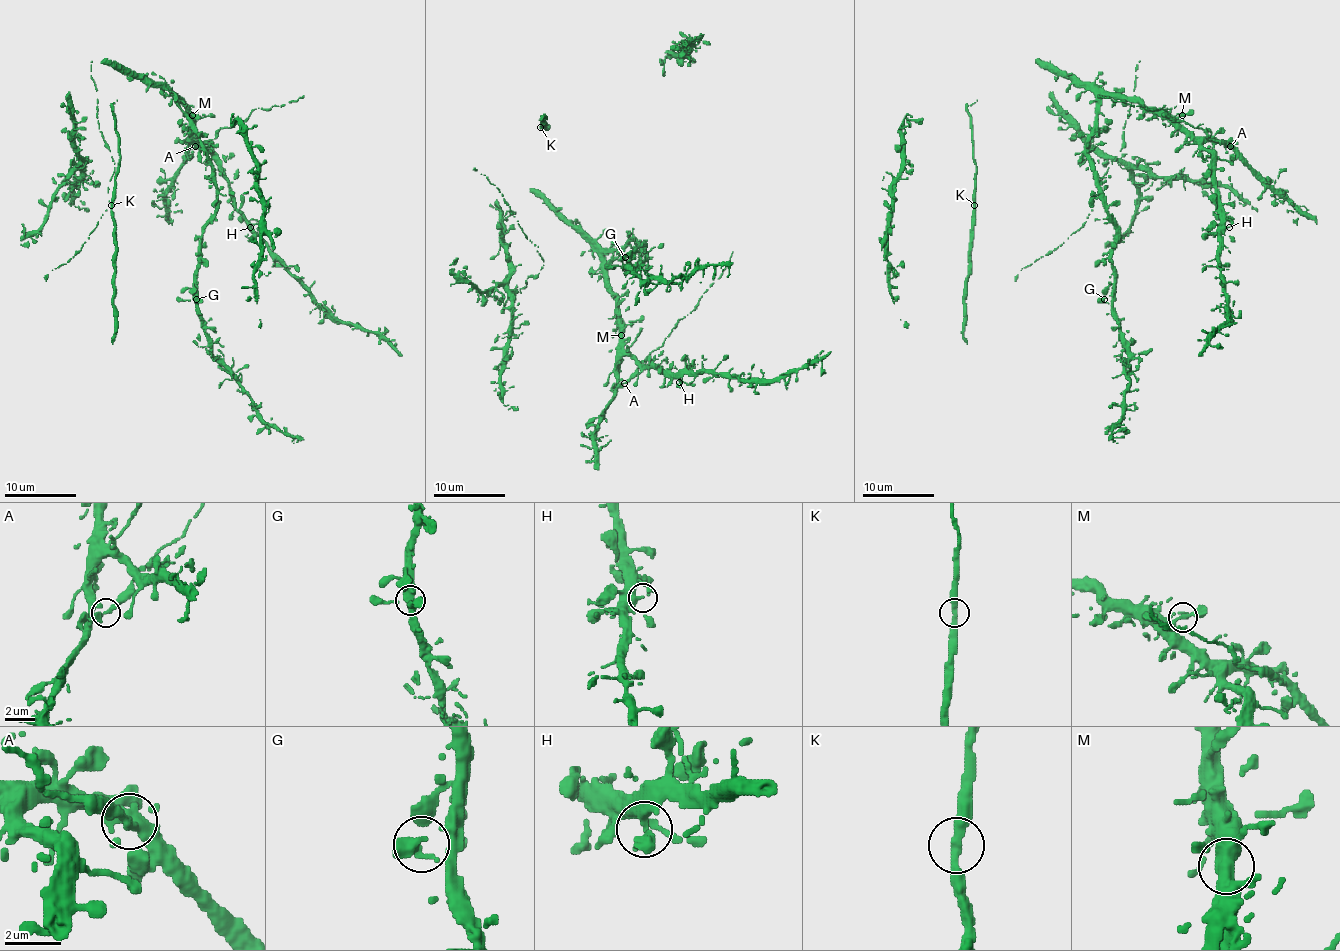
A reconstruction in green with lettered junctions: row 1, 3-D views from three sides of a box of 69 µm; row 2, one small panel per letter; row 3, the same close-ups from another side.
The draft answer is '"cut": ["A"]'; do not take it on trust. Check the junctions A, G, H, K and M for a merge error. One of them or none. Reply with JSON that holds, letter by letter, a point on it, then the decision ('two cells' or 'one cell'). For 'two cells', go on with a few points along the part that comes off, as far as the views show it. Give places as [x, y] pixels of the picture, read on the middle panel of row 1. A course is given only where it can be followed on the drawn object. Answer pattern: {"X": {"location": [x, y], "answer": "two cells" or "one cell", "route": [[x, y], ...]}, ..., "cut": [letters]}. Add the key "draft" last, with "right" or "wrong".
{"A": {"location": [624, 383], "answer": "two cells", "route": [[625, 383], [718, 279], [733, 252]]}, "G": {"location": [625, 257], "answer": "one cell"}, "H": {"location": [679, 382], "answer": "one cell"}, "K": {"location": [540, 127], "answer": "one cell"}, "M": {"location": [621, 335], "answer": "one cell"}, "cut": ["A"], "draft": "right"}

